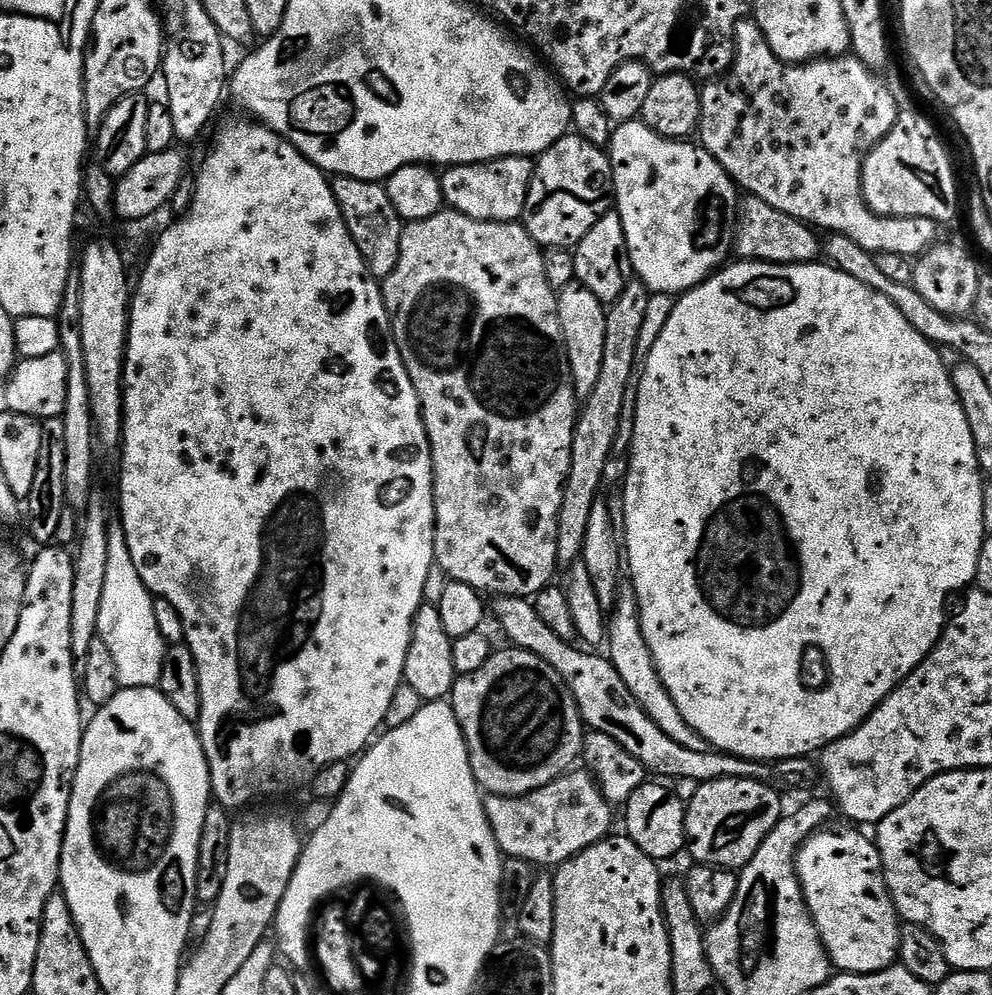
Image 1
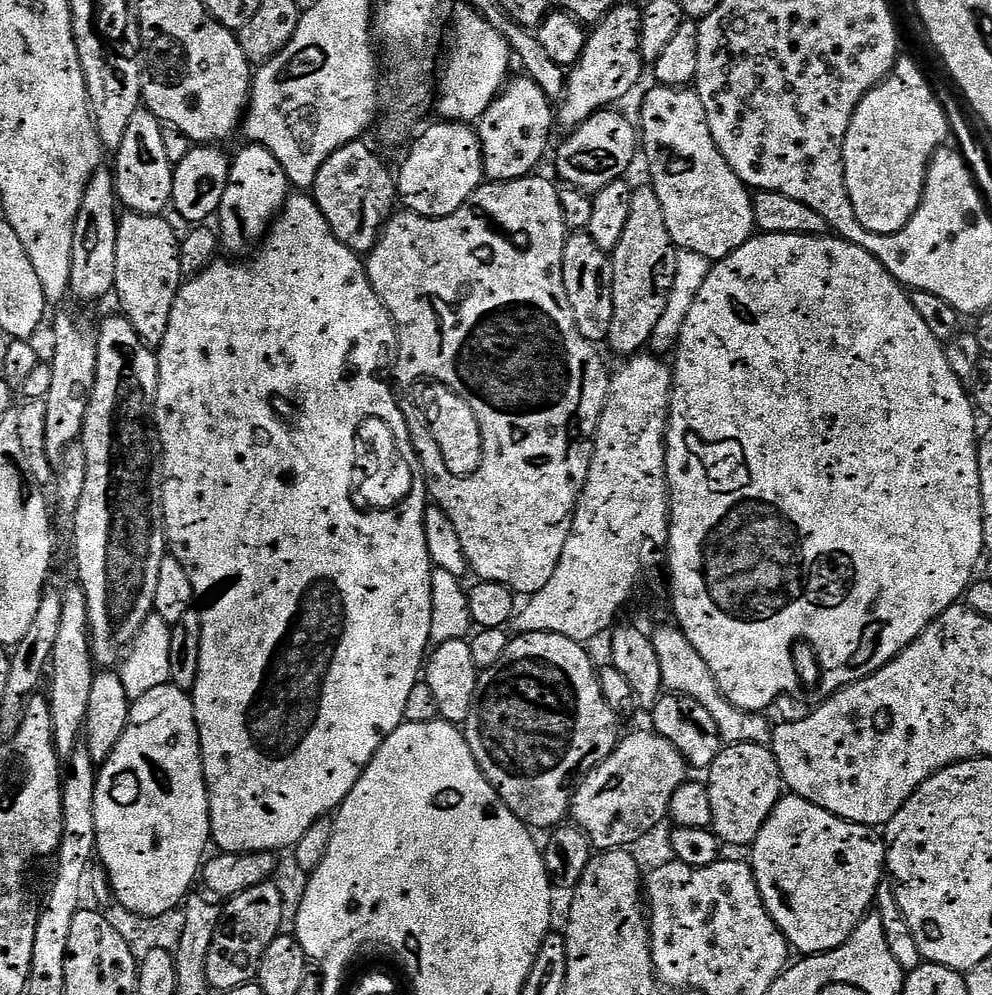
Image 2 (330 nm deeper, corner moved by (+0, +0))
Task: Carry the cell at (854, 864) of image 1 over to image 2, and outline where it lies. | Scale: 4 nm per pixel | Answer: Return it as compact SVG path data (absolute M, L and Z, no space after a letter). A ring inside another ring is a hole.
M791 794L781 795L758 838L750 845L750 852L750 867L762 902L789 945L800 954L829 952L847 942L873 907L876 888L886 872L886 845L875 827L852 824Z

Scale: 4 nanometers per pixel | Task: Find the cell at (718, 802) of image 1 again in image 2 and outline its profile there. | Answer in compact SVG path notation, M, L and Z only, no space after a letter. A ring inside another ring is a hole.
M730 744L721 747L716 761L712 763L711 768L707 769L706 776L708 776L706 787L710 794L710 810L712 811L711 831L715 832L716 837L725 845L752 845L782 795L780 767L771 747L762 744Z

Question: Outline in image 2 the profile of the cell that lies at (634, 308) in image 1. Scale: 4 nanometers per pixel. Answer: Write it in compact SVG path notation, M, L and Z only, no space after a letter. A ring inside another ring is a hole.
M651 186L637 187L632 194L626 230L610 256L614 314L608 339L617 357L631 358L649 347L651 334L666 311L667 298L674 286L677 251L670 230L666 230L666 214L662 214L658 194Z

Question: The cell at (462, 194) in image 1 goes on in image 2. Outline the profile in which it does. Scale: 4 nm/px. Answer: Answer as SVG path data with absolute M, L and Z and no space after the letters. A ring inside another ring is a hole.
M527 74L513 75L504 91L497 96L495 102L484 111L478 121L478 131L486 153L486 176L489 181L521 180L523 176L531 176L537 171L540 159L548 148L548 139L552 136L552 120L554 124L554 104L549 100L542 86L538 86Z

